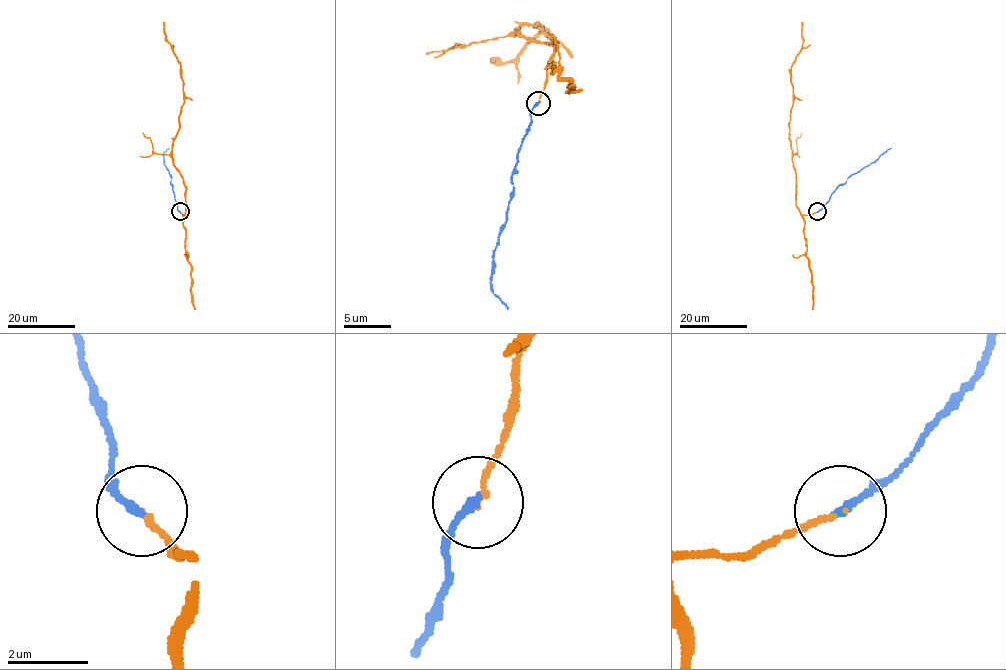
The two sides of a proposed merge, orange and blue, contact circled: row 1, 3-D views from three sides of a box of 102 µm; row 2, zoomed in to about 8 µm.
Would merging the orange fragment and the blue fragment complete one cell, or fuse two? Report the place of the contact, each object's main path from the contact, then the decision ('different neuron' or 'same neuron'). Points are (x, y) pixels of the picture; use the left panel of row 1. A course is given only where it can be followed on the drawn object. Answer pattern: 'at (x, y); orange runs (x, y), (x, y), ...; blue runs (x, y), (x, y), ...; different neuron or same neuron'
at (180, 211); orange runs (180, 211), (183, 215), (185, 185), (174, 166), (172, 143), (184, 102), (181, 67), (166, 38), (163, 22); blue runs (180, 211), (163, 162), (163, 154), (169, 148); same neuron

